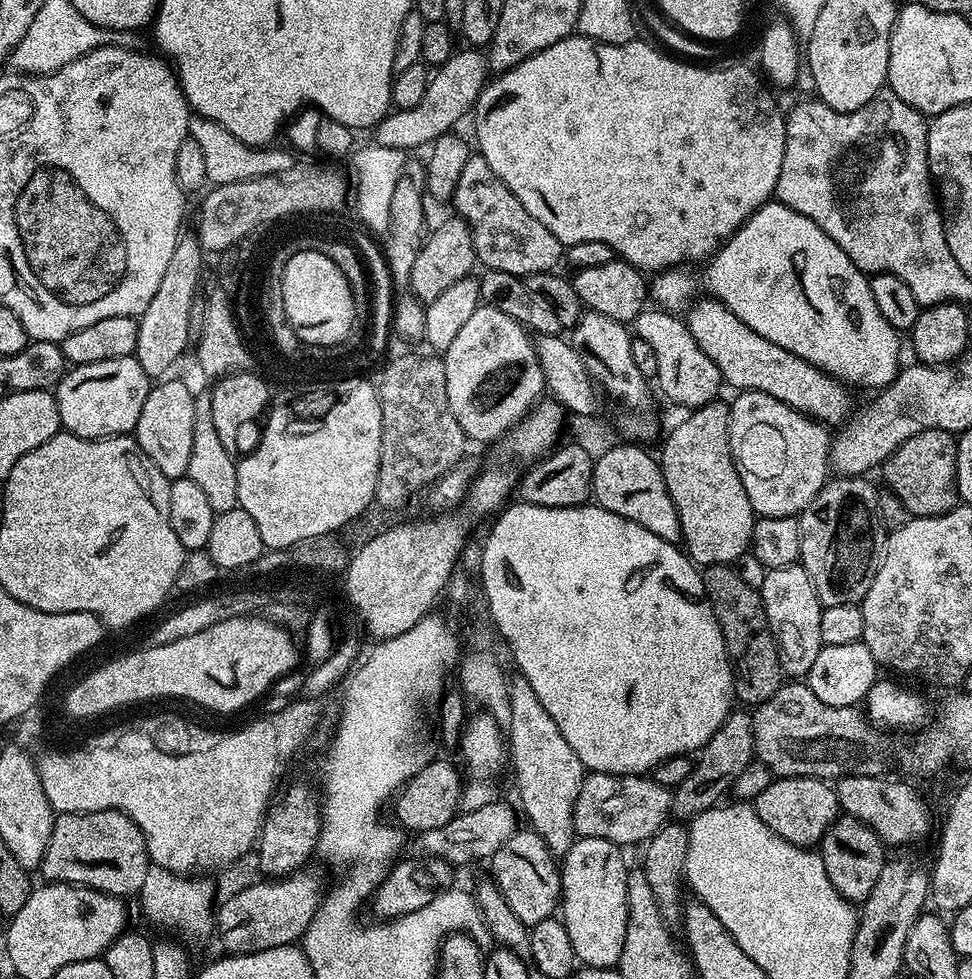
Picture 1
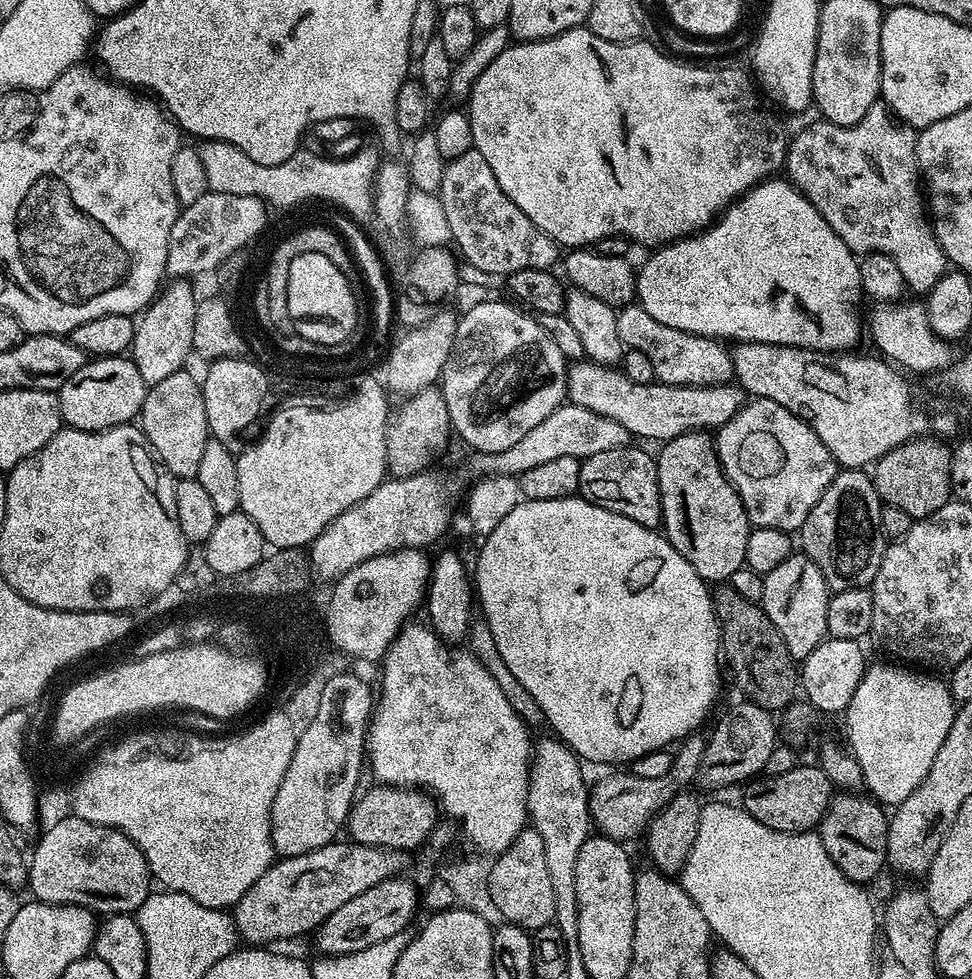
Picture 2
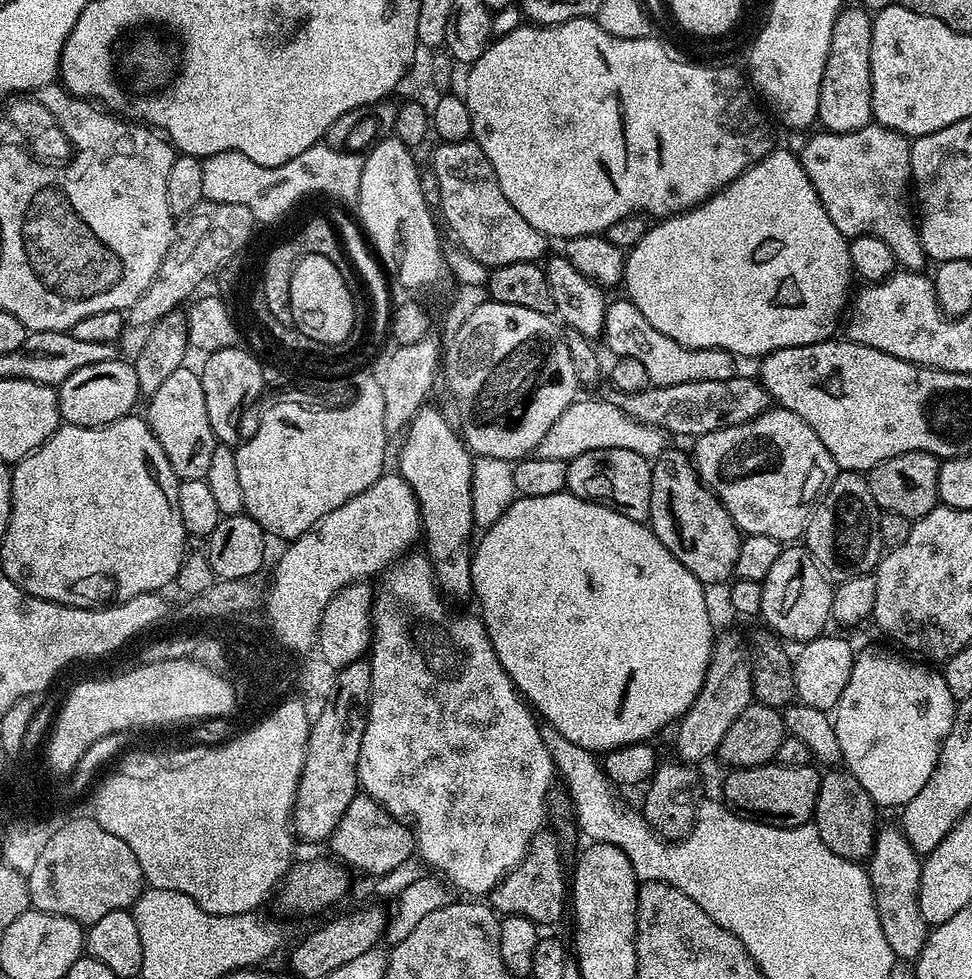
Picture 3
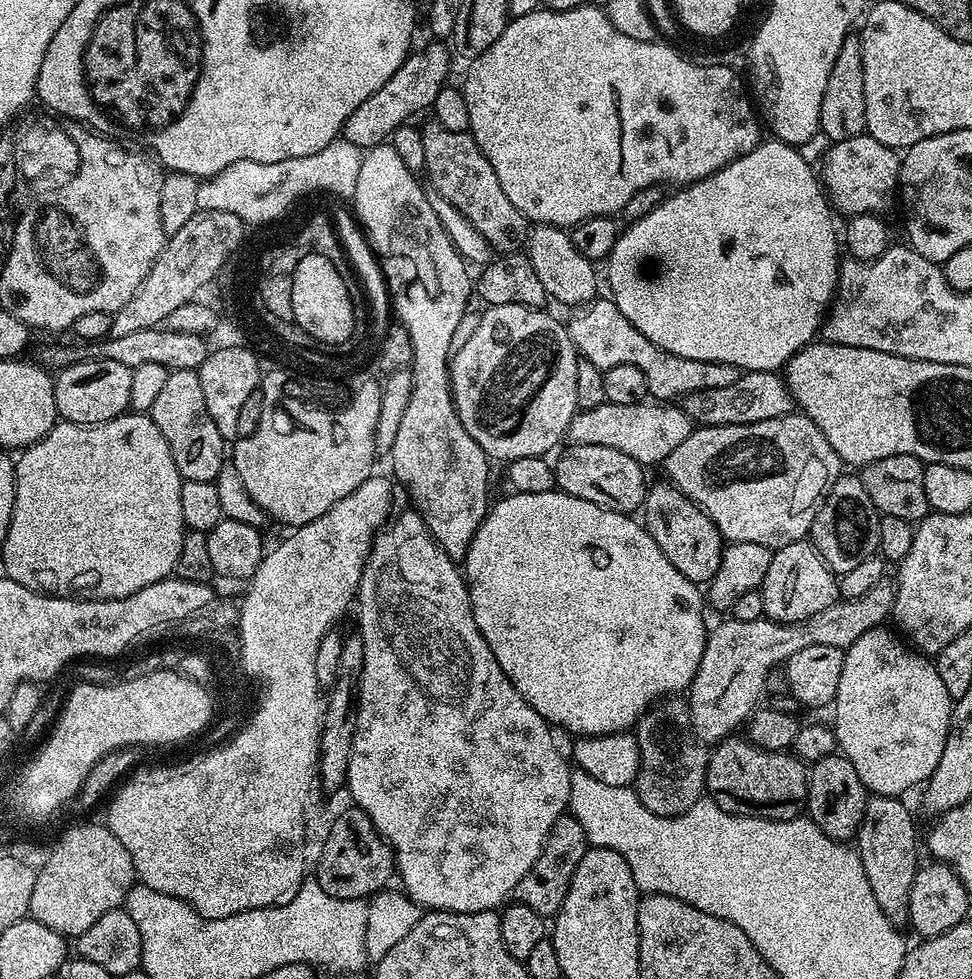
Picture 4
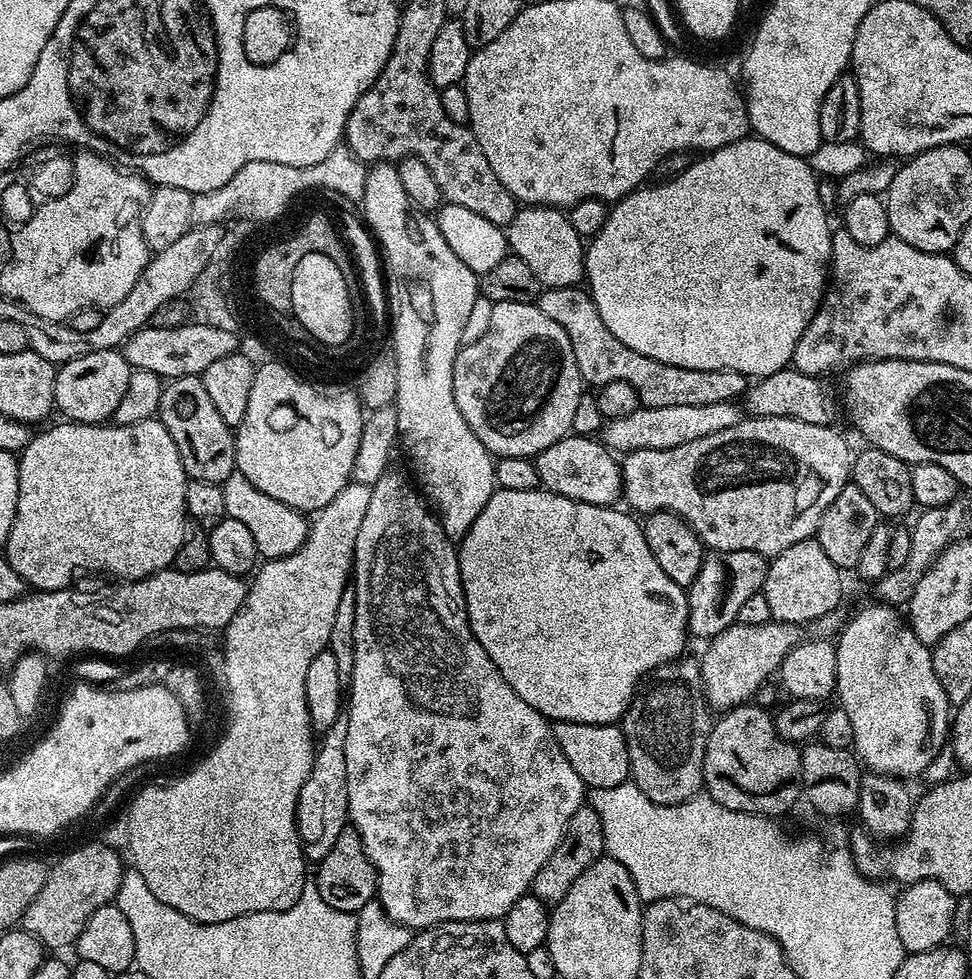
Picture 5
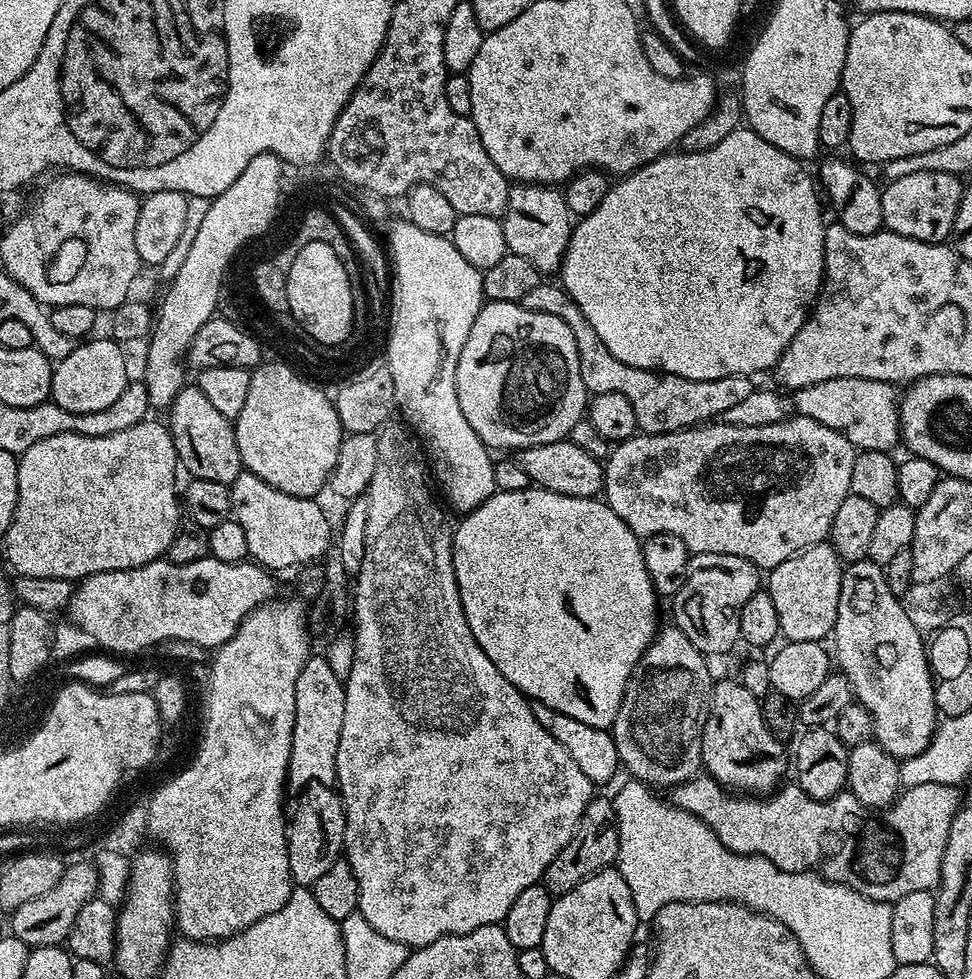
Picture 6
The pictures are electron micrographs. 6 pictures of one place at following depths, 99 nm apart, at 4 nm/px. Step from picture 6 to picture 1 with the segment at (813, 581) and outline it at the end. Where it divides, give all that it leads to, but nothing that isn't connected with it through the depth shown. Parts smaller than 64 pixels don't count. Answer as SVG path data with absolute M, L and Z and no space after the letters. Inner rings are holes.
M799 562L781 568L770 568L766 582L762 582L760 587L760 597L768 625L780 648L781 668L789 677L807 677L810 666L814 666L814 658L818 658L818 650L822 647L822 605L814 590L814 582L810 582L810 574L806 574L803 564Z

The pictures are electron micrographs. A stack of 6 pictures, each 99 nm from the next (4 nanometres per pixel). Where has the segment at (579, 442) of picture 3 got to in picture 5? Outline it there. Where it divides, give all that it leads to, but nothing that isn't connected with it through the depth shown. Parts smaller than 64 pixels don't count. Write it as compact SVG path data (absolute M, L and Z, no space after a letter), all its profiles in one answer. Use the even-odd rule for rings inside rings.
M731 400L713 402L710 406L642 406L626 418L607 421L602 429L602 440L616 454L627 454L634 450L670 450L674 446L694 442L694 438L706 438L706 434L730 430L730 426L739 424L741 419L741 405Z

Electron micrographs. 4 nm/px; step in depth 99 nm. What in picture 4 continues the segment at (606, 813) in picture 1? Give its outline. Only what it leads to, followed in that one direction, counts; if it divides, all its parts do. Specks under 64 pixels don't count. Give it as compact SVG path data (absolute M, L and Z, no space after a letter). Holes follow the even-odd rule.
M885 578L870 590L870 594L853 600L837 599L835 604L826 606L826 610L820 610L802 624L779 624L767 618L754 622L725 619L725 624L707 633L698 670L686 692L692 733L705 746L715 746L733 735L739 729L736 727L739 724L741 727L756 711L761 703L760 695L766 692L766 678L777 666L798 654L798 650L806 650L806 646L821 644L847 650L862 638L862 634L881 627L884 619L887 621L891 617L895 597L895 583Z

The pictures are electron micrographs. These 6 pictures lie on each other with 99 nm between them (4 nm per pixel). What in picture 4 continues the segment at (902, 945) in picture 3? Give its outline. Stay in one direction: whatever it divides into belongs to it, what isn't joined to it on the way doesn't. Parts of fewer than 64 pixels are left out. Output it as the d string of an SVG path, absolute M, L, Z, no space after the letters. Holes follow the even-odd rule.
M873 795L864 811L860 830L854 837L862 870L866 870L866 882L870 882L870 890L874 890L874 898L878 898L878 906L882 906L882 912L897 926L908 924L910 886L914 886L918 867L916 824L912 821L911 810L904 802L895 796Z

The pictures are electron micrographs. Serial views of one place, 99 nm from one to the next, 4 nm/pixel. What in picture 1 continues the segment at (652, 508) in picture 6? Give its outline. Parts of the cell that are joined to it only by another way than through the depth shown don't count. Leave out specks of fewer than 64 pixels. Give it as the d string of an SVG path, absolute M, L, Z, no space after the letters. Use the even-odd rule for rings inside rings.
M741 391L736 401L731 401L728 409L728 437L730 438L730 450L736 463L738 474L742 478L742 486L746 486L746 498L750 498L750 506L756 511L757 517L766 516L796 516L804 511L804 507L824 489L826 481L830 476L830 432L819 420L811 416L803 416L798 410L778 402L778 398L770 398L765 392Z

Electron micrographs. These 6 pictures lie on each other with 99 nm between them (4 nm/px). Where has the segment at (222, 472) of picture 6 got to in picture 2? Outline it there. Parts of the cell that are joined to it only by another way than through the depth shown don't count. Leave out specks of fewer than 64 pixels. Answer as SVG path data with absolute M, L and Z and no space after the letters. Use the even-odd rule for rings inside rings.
M188 370L170 374L170 378L162 378L162 382L151 385L145 391L144 405L140 408L138 427L148 440L157 461L166 471L176 478L195 477L198 466L202 463L202 453L206 450L206 442L210 439L206 422L206 402L202 402L200 380L192 377Z

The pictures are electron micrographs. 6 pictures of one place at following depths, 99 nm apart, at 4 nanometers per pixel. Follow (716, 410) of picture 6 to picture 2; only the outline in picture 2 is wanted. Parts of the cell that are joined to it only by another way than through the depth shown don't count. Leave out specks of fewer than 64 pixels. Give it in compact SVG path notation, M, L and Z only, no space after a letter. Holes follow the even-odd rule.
M639 302L625 304L616 314L618 338L625 349L642 350L654 366L656 380L674 386L714 386L733 379L734 364L729 349L719 339L695 336L686 330L674 330L674 326L662 326L658 318L650 318Z

